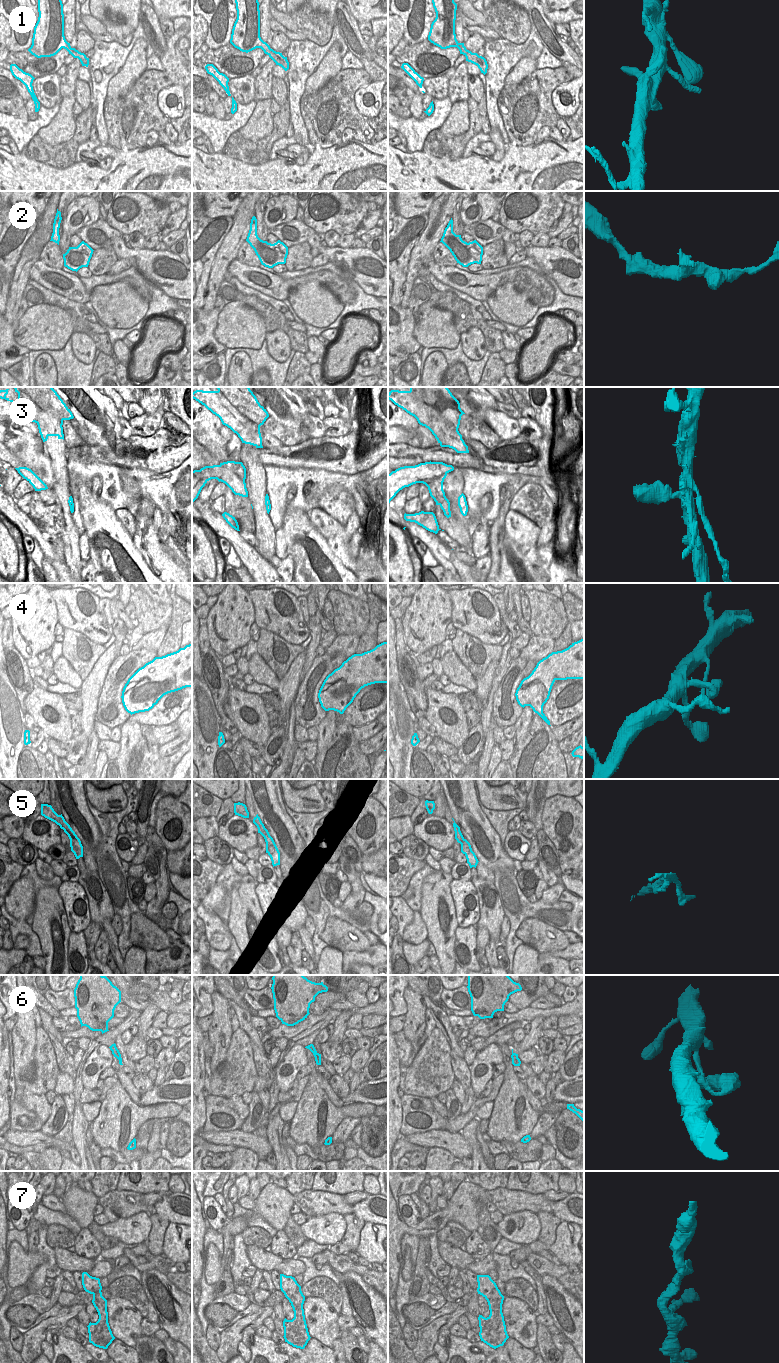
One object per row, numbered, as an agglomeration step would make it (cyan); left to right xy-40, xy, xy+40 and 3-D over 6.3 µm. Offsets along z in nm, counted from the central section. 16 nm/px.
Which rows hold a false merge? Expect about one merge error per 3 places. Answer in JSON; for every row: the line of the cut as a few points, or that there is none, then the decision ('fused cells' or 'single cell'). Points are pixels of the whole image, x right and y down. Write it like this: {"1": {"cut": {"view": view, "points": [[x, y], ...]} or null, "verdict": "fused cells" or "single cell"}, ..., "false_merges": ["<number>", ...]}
{"1": {"cut": null, "verdict": "single cell"}, "2": {"cut": null, "verdict": "single cell"}, "3": {"cut": {"view": "xy+40", "points": [[438, 462], [442, 474], [437, 480], [442, 485]]}, "verdict": "fused cells"}, "4": {"cut": null, "verdict": "single cell"}, "5": {"cut": {"view": "xy+40", "points": [[464, 839], [460, 843]]}, "verdict": "fused cells"}, "6": {"cut": null, "verdict": "single cell"}, "7": {"cut": null, "verdict": "single cell"}, "false_merges": ["3", "5"]}

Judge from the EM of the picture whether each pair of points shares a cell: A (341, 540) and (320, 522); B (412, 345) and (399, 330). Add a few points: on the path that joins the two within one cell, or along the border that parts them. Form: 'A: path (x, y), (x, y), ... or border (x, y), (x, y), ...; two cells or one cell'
A: border (344, 527), (327, 539); two cells
B: path (408, 341), (401, 334); one cell

